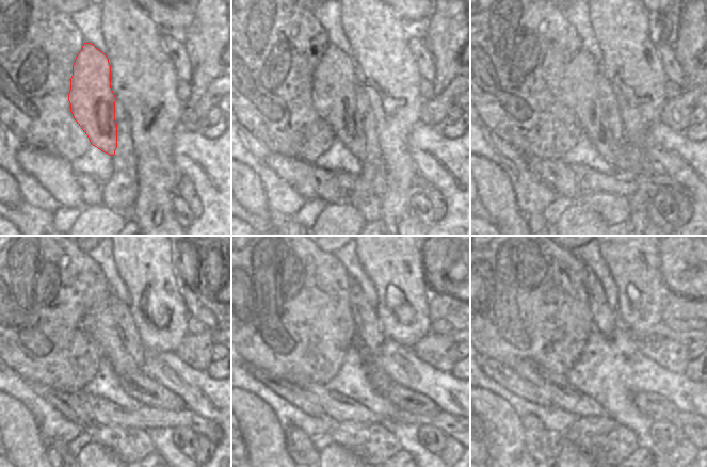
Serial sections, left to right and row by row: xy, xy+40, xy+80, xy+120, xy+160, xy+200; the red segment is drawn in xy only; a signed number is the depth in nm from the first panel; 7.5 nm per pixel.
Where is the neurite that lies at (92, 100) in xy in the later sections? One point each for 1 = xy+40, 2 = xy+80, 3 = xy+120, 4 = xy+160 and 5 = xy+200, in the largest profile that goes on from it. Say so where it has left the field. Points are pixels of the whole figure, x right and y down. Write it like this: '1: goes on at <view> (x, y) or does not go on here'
1: goes on at xy+40 (334, 90)
2: goes on at xy+80 (579, 92)
3: goes on at xy+120 (99, 321)
4: goes on at xy+160 (403, 399)
5: goes on at xy+200 (658, 407)

